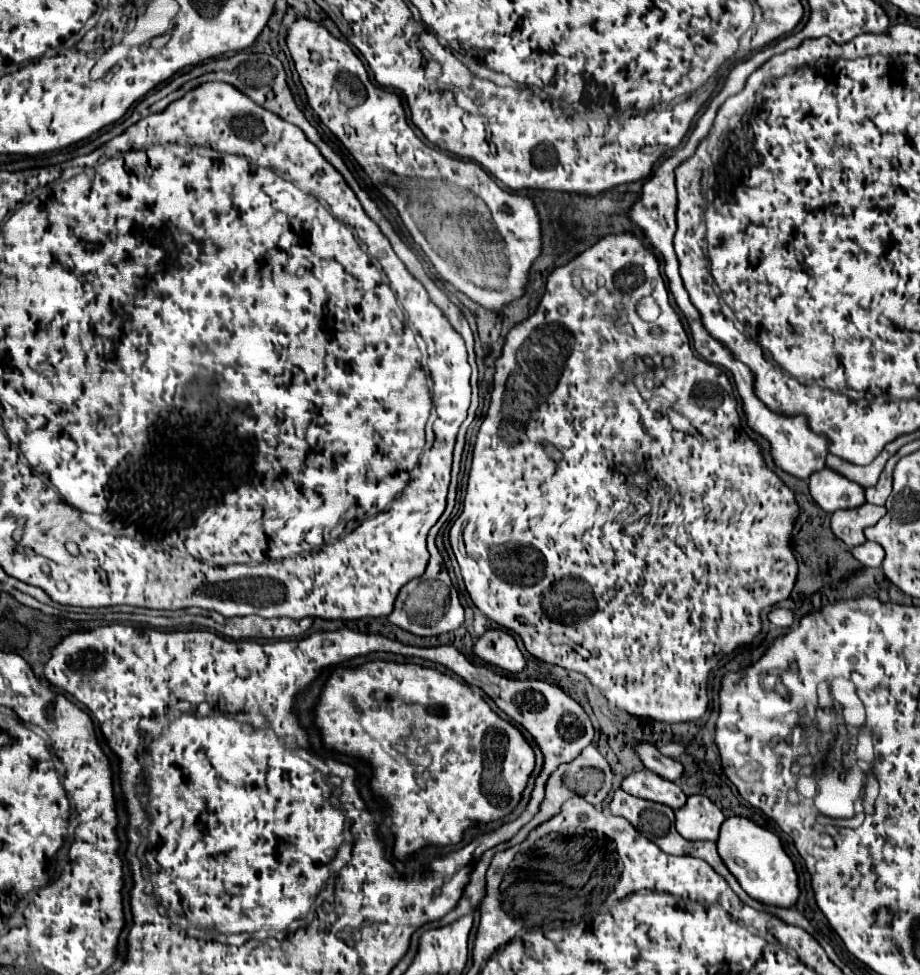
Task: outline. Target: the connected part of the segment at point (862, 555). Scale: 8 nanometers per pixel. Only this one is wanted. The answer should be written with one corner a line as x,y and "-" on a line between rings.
866,541
858,547
852,547
852,555
864,565
864,567
880,567
884,559
884,549
878,543

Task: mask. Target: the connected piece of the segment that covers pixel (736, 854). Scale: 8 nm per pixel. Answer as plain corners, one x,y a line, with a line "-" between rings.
730,817
722,823
718,837
718,853
742,889
764,905
792,909
800,897
798,873
792,859
786,855
780,839
768,829
758,827
746,817

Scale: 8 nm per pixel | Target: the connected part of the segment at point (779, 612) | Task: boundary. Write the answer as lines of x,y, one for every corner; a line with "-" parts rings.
774,609
768,615
768,619
772,625
778,625
778,627
792,627
794,625
794,613
788,609

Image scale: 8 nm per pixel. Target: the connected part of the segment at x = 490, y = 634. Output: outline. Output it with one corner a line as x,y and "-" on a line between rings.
486,629
484,635
474,641
472,651
482,661
508,673
520,673
526,669
526,657
518,649
514,637
502,629

